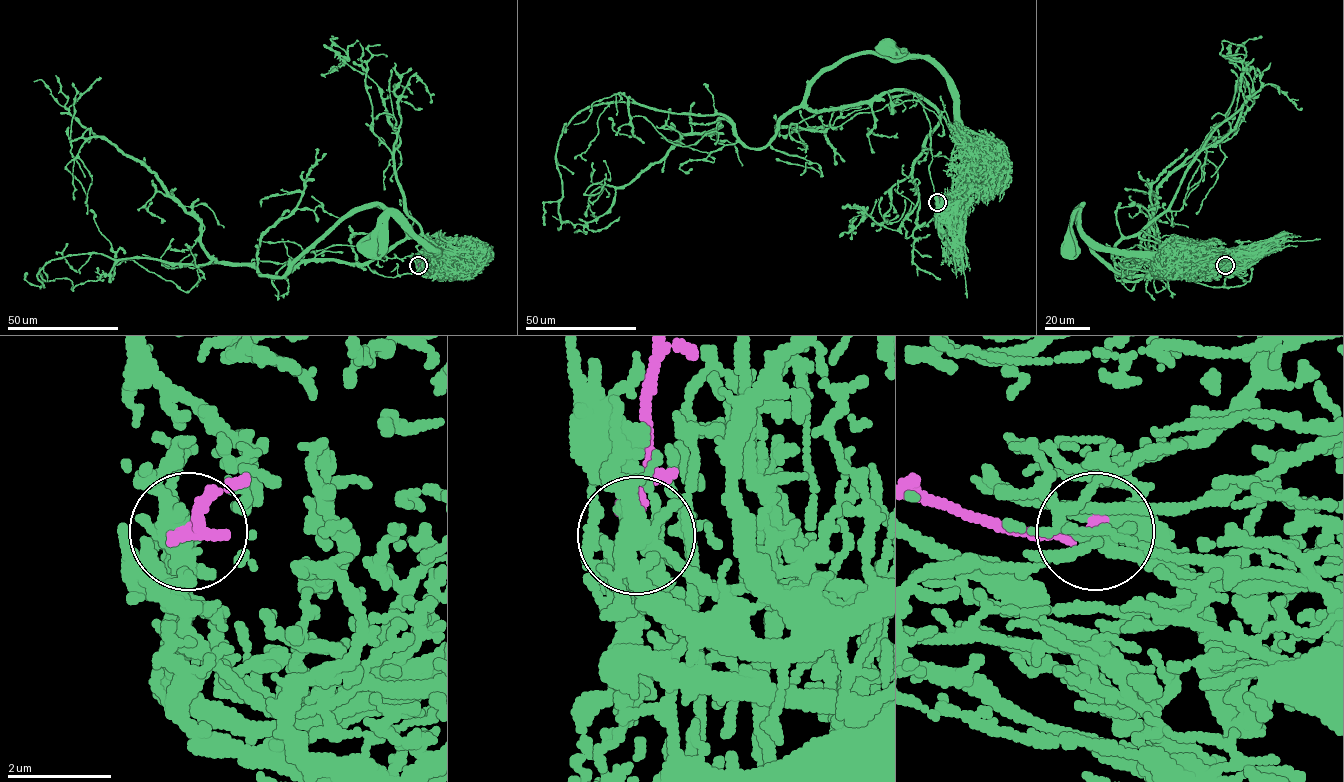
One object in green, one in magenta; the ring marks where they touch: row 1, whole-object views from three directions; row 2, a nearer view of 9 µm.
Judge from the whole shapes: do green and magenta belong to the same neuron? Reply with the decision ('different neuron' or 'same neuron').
same neuron

